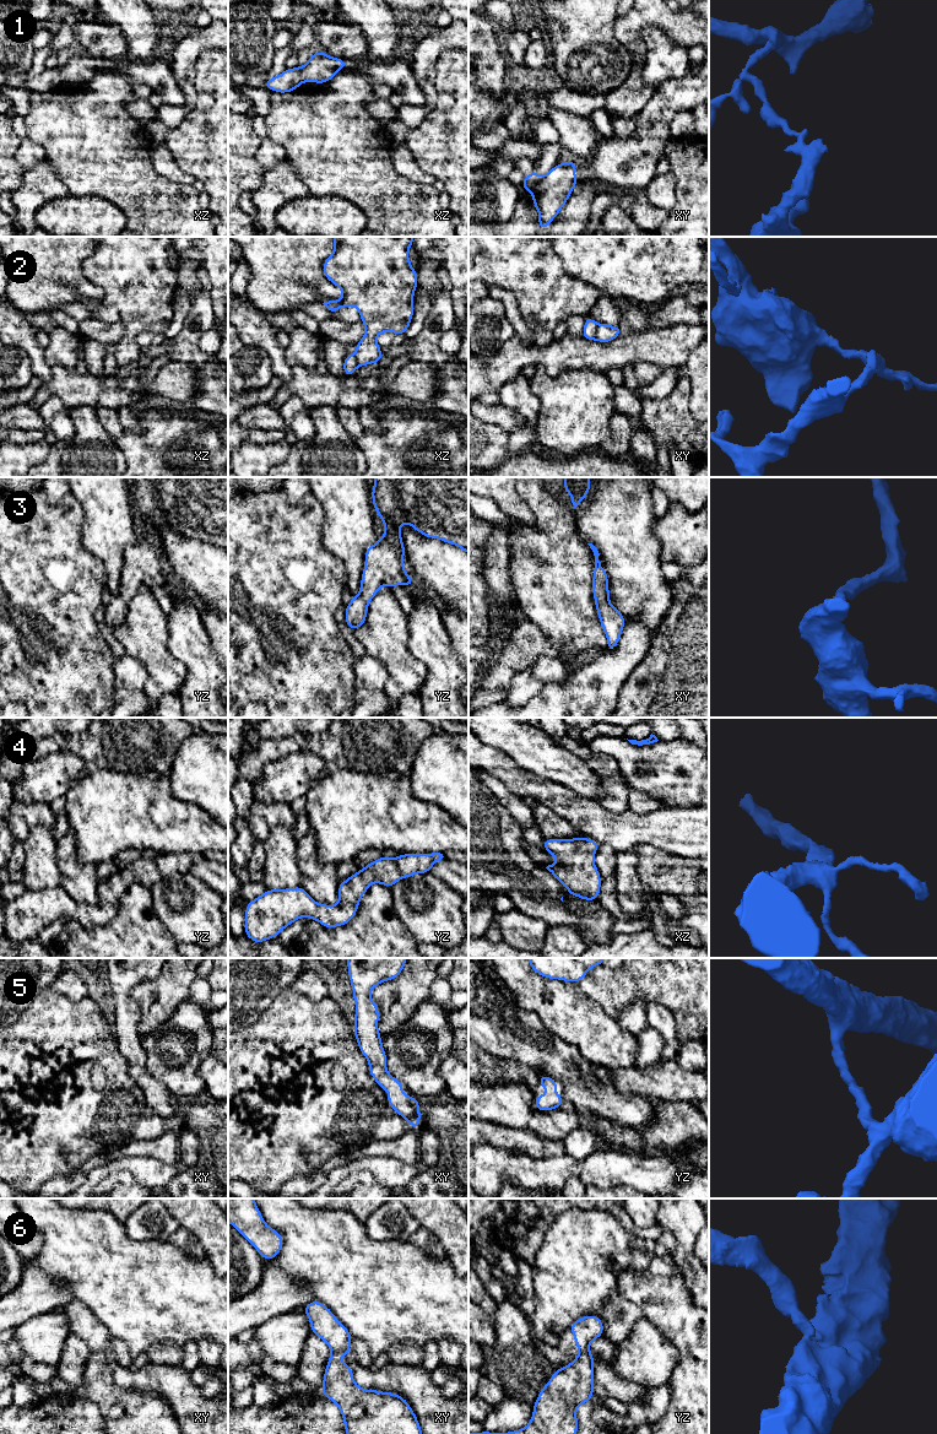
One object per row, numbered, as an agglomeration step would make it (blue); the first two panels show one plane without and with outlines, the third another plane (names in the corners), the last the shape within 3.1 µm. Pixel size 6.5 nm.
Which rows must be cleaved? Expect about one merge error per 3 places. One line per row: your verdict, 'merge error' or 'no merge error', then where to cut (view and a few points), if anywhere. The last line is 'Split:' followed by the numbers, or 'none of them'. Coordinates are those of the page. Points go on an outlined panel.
1: merge error; cut xy (542, 178), (531, 191)
2: merge error; cut xy (599, 324), (594, 339)
3: no merge error; cut none
4: no merge error; cut none
5: no merge error; cut none
6: no merge error; cut none
Split: 1, 2

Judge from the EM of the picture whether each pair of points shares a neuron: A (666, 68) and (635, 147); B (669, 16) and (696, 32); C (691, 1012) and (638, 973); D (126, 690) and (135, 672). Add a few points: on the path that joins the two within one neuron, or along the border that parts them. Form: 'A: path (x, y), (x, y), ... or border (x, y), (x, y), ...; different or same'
A: border (687, 72), (662, 81), (656, 87); different
B: path (675, 22), (683, 27), (689, 27); same
C: path (677, 999), (651, 973); same
D: path (129, 686), (131, 676); same

